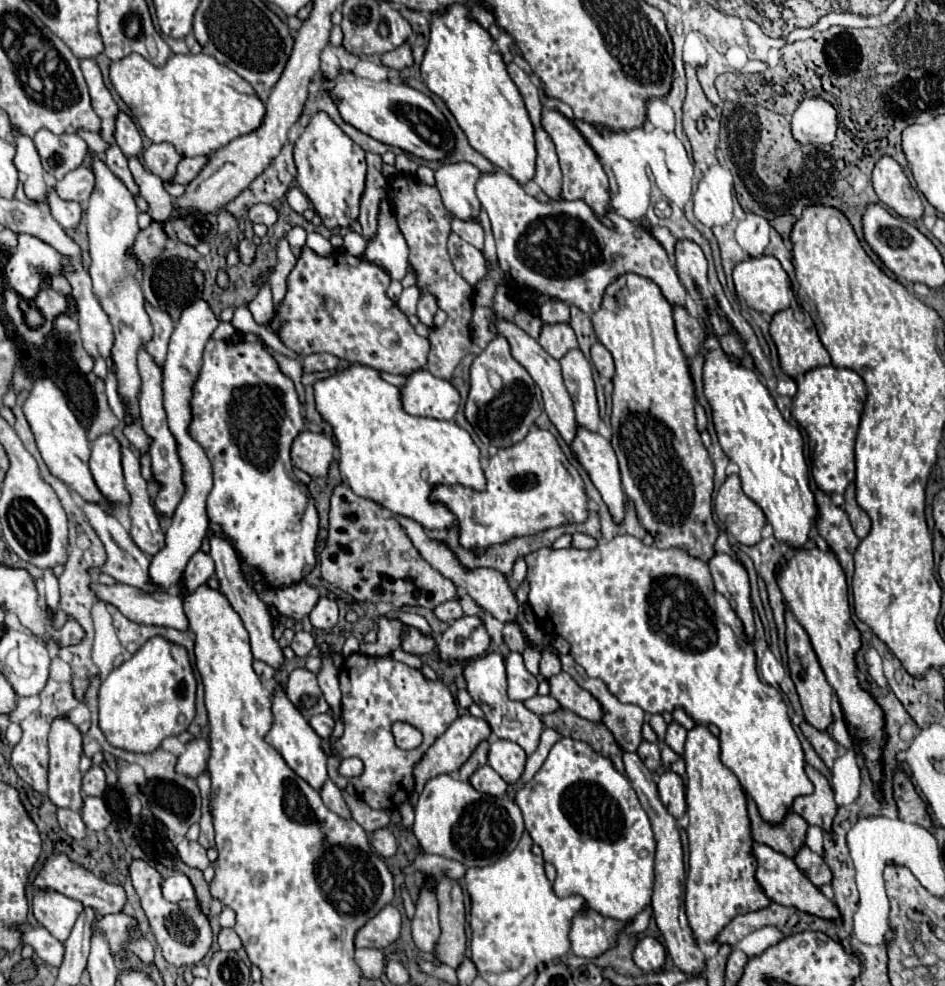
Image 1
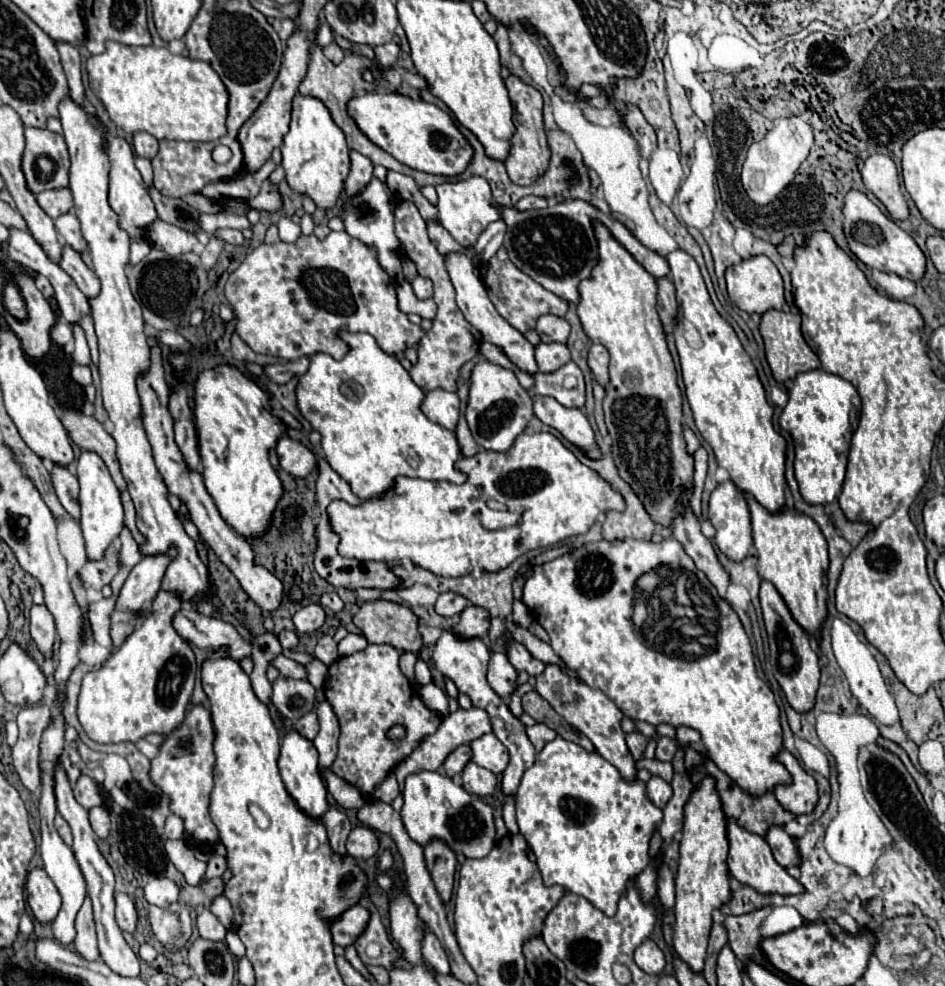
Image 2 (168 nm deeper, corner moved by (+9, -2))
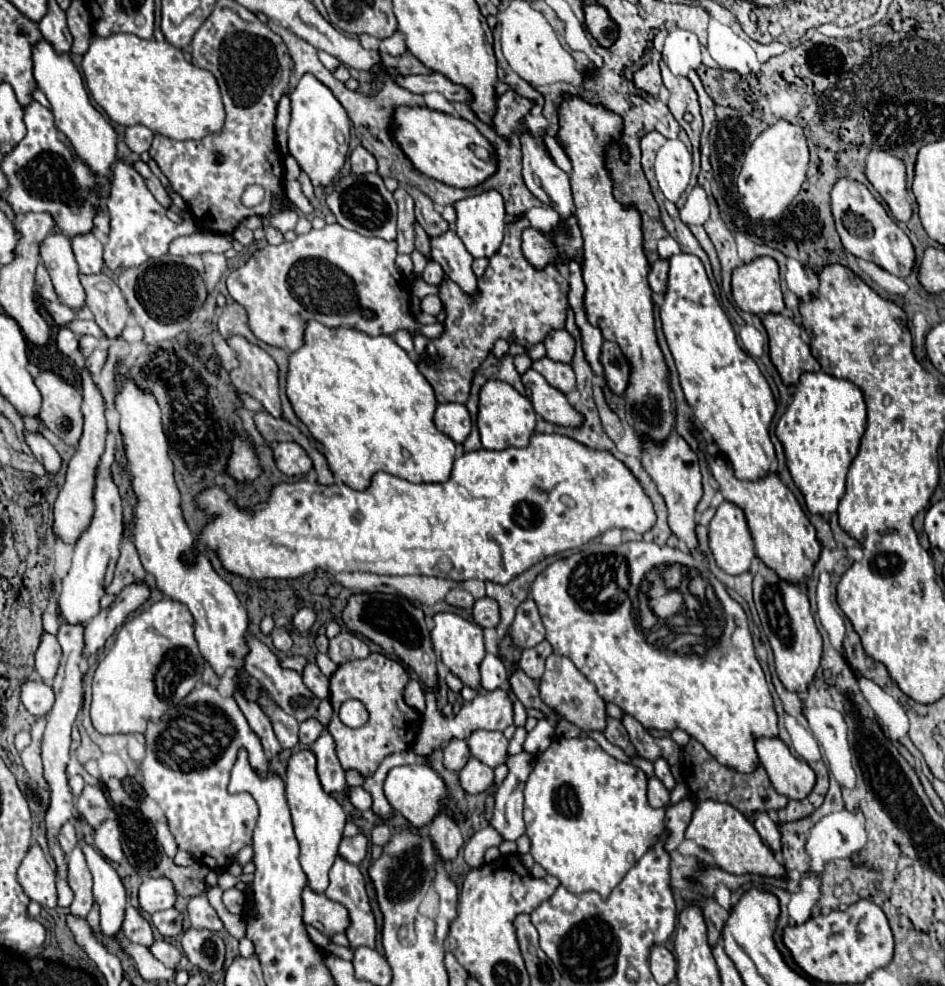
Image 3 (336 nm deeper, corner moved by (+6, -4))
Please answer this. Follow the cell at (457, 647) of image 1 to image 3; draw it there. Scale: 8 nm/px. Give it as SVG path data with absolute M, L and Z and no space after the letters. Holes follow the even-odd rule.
M481 598L473 606L473 620L483 628L493 628L499 622L499 604L493 598Z

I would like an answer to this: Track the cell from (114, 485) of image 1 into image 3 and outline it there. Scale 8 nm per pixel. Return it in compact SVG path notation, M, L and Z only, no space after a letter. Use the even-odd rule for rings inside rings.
M109 432L107 446L101 456L101 468L97 470L97 484L95 484L95 496L93 496L95 500L93 522L75 544L71 568L61 582L61 592L55 598L59 616L63 616L63 620L69 624L87 624L91 618L95 618L101 612L99 600L103 598L105 588L111 584L115 562L119 558L119 542L123 538L123 508L121 508L121 496L117 492L117 486L111 480L111 464L115 458L115 446L117 446L117 438L115 434Z

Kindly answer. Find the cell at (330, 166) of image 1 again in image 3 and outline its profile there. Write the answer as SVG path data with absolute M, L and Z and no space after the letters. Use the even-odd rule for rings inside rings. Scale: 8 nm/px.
M303 74L301 80L297 82L297 86L293 88L291 92L291 124L289 124L289 152L291 156L299 162L301 170L305 170L313 182L313 186L327 186L331 184L331 180L339 174L339 170L343 168L345 159L347 156L347 150L349 150L349 116L345 112L345 108L341 106L341 102L333 96L333 92L323 84L319 82L313 74ZM341 130L345 134L345 144L339 144L335 140L335 132Z

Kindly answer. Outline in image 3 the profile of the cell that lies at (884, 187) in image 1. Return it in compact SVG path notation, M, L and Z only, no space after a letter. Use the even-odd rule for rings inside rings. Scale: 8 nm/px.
M871 150L867 156L865 176L869 176L873 188L887 202L895 220L907 222L911 218L911 204L907 202L907 178L903 160L891 156L885 150Z

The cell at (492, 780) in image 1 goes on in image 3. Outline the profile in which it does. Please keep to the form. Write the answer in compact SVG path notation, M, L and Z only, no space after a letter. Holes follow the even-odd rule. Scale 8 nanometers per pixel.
M469 758L469 762L459 772L459 782L461 782L465 792L479 794L479 792L483 792L483 790L487 790L491 786L493 768L489 768L487 764L483 764L477 758Z

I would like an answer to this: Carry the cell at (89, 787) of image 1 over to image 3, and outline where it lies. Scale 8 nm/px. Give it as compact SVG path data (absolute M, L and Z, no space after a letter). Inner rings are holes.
M85 786L77 800L77 812L91 828L97 828L111 818L111 806L99 786Z

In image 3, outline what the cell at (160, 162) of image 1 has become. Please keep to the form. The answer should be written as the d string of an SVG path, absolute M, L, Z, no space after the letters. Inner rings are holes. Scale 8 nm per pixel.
M143 124L129 126L129 128L125 130L125 142L127 142L127 146L129 146L133 152L141 154L141 152L145 152L145 150L151 148L153 132L151 132L149 128L145 128Z

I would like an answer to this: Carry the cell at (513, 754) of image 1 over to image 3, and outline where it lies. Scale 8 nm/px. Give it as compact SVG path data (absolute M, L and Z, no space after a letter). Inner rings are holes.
M475 730L469 738L467 738L469 750L473 754L473 758L481 760L483 764L495 768L501 762L507 760L507 746L509 740L503 736L503 732L497 730Z

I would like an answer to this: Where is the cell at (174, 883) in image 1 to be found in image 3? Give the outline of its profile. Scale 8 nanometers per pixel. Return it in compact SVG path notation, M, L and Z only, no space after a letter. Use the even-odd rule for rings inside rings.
M145 878L139 886L139 906L141 910L153 914L167 910L175 904L175 888L167 878Z

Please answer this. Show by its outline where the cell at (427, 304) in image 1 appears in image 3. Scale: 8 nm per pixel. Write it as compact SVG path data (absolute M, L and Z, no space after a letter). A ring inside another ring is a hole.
M429 260L427 268L423 270L423 280L425 280L427 284L439 284L439 282L443 280L443 268L439 266L439 262Z

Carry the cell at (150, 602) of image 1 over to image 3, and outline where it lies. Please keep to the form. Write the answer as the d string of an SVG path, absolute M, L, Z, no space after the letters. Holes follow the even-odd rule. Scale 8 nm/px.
M249 636L249 656L245 658L245 670L249 672L249 676L253 676L255 680L261 680L261 684L265 684L267 692L273 696L275 704L285 710L287 714L291 714L293 718L297 718L297 722L309 720L317 714L317 706L319 706L319 698L303 684L303 678L299 672L289 670L289 668L281 668L279 658L257 638Z

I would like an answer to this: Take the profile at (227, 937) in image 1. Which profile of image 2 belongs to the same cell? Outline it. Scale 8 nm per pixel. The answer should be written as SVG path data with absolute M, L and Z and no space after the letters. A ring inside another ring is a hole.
M204 910L198 914L198 930L200 930L200 936L206 938L206 940L212 940L212 942L224 942L226 938L226 928L218 922L218 918L210 912L210 910Z

